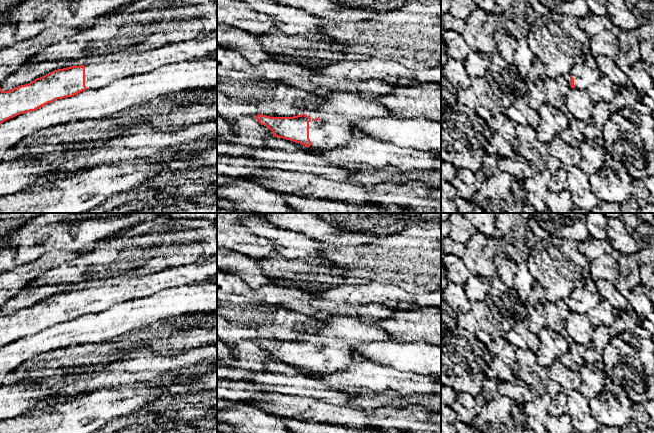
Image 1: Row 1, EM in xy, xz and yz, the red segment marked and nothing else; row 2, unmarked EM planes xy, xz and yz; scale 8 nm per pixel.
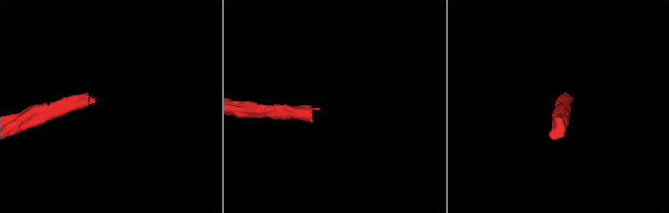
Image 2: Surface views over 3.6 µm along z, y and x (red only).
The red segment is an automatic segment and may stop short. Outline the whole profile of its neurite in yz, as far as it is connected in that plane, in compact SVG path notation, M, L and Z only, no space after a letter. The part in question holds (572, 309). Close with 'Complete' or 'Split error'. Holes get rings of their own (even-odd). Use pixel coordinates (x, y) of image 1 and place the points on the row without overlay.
M581 286L575 288L572 293L563 300L570 312L587 314L588 311L596 307L602 299L602 296L598 292L592 293L585 286Z. Split error

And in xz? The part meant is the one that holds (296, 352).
M306 335L293 341L255 340L269 352L273 360L303 368L312 373L324 374L342 371L359 361L351 345L344 339Z. Split error

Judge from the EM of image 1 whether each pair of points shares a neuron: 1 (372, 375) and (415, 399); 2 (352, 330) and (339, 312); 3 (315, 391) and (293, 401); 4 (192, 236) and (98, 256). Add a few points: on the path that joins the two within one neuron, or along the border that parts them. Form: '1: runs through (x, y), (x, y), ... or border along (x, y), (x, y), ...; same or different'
1: border along (385, 390), (396, 390), (402, 395), (430, 394); different
2: border along (335, 317), (351, 317), (357, 320); different
3: border along (286, 393), (311, 396), (316, 399); different
4: runs through (169, 237), (161, 237), (148, 244), (121, 247); same

